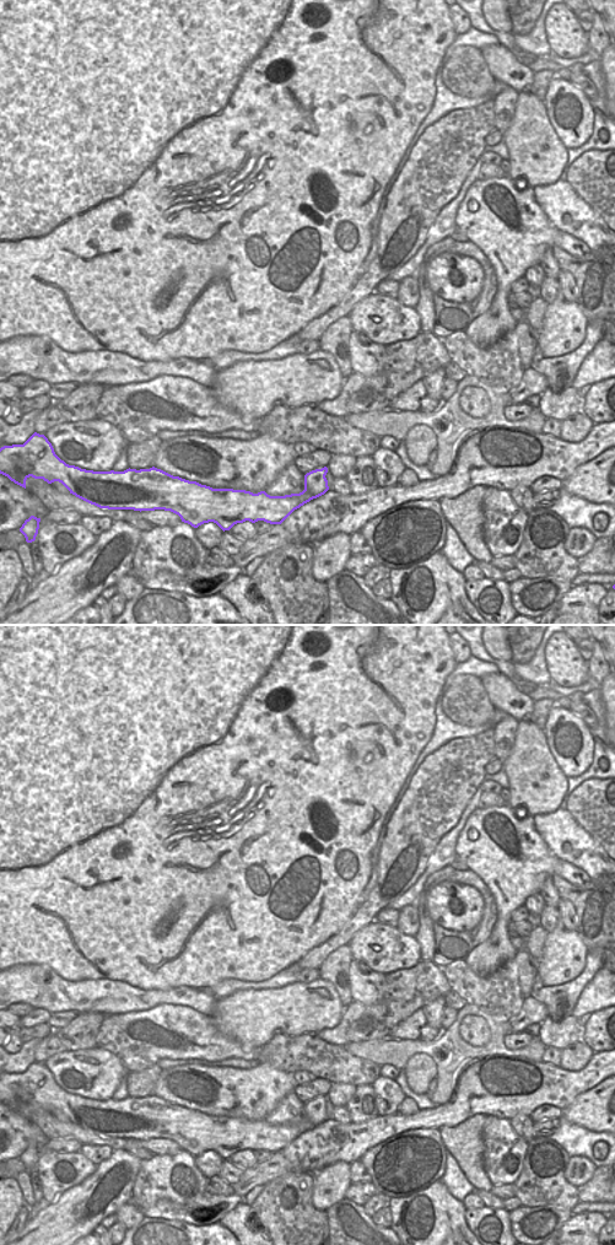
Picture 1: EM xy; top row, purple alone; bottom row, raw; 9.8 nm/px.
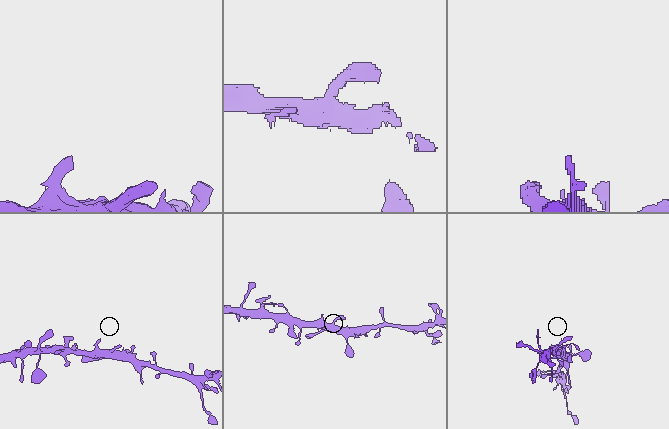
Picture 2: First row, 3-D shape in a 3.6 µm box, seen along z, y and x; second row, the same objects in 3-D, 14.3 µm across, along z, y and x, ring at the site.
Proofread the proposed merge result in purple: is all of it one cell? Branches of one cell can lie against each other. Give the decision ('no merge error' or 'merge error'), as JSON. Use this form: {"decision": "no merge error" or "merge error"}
{"decision": "no merge error"}

